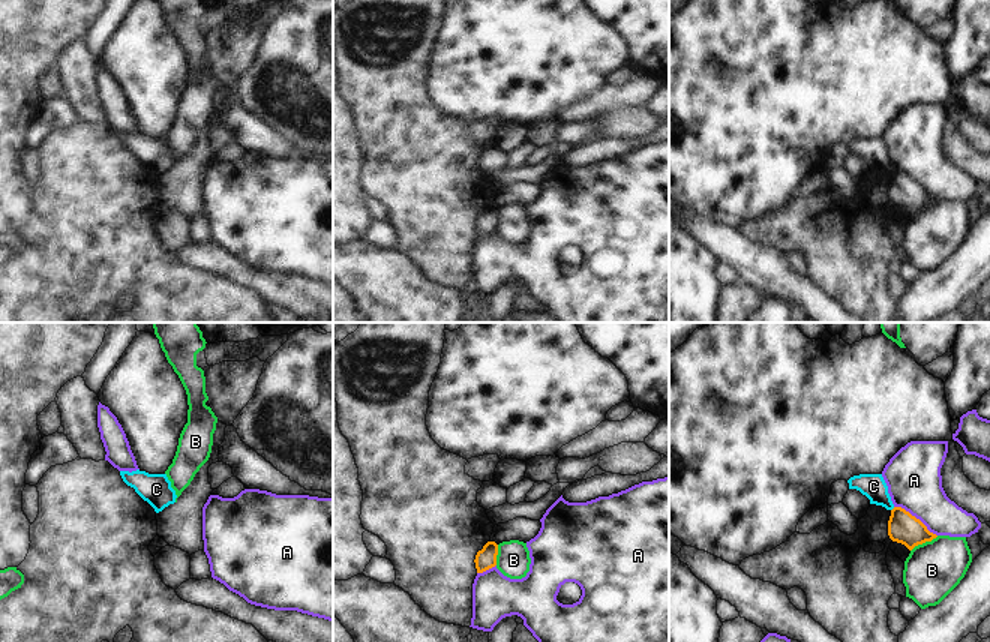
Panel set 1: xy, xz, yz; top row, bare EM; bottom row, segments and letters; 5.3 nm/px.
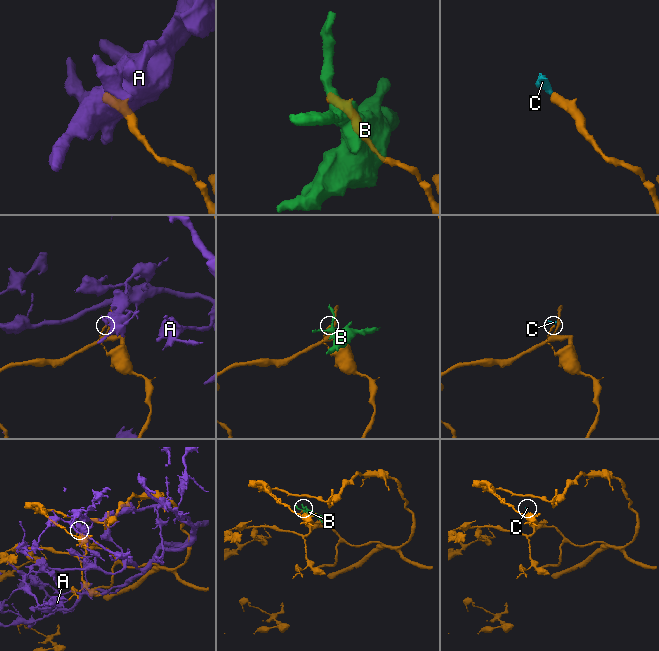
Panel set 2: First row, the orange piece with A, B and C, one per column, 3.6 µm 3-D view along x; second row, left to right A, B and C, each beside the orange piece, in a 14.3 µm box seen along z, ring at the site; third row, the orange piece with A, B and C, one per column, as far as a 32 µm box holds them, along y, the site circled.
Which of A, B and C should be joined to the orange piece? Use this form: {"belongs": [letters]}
{"belongs": []}

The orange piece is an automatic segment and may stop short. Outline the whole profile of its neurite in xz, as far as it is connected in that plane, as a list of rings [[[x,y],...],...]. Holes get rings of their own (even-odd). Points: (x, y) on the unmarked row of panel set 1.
[[[488,206],[482,214],[476,219],[477,237],[483,237],[496,230],[498,208],[495,206]]]

